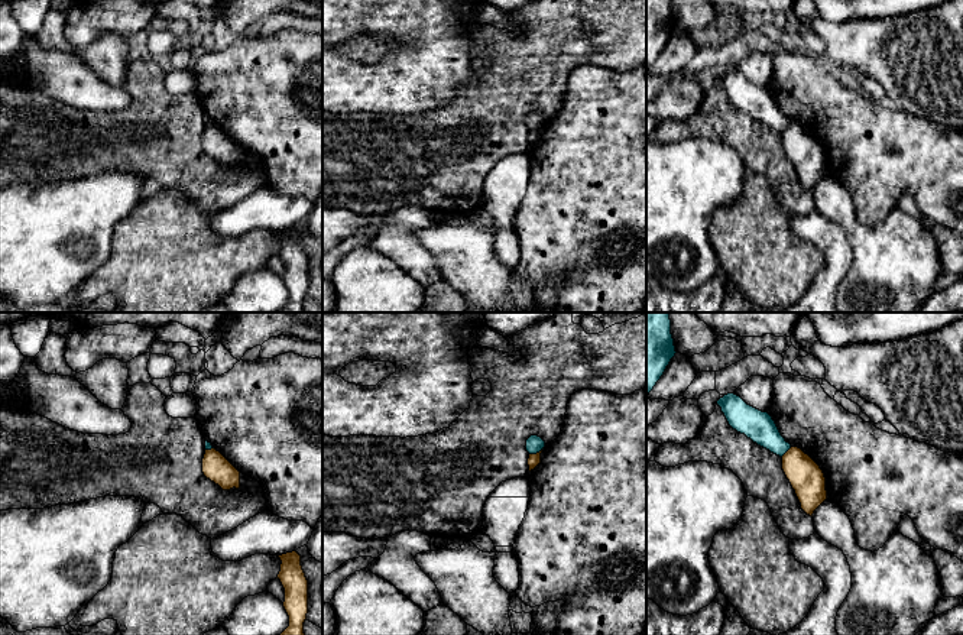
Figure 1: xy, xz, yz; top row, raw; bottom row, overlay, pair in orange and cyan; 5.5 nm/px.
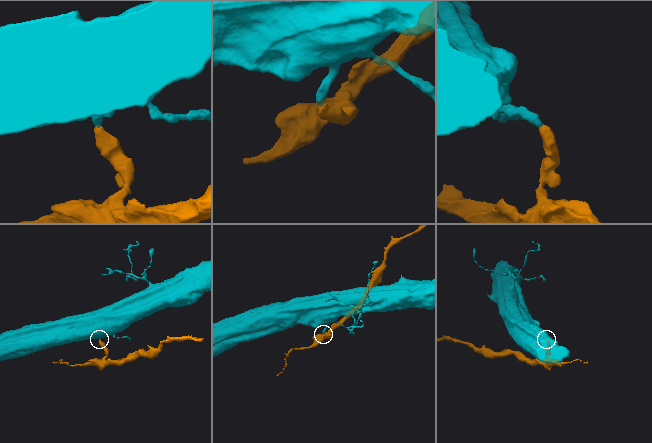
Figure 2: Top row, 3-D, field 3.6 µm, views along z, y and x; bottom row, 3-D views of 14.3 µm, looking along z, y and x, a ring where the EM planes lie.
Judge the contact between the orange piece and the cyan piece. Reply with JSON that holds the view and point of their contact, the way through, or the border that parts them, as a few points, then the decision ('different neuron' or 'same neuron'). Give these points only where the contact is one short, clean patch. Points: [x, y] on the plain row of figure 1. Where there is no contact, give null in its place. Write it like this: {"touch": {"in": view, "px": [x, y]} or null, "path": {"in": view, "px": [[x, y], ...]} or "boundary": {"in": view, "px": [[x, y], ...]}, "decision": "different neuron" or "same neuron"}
{"touch": {"in": "xz", "px": [537, 129]}, "boundary": {"in": "xz", "px": [[541, 125], [529, 130]]}, "decision": "different neuron"}

